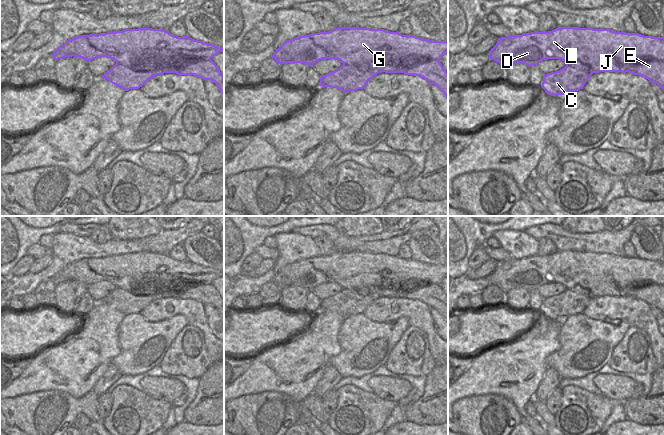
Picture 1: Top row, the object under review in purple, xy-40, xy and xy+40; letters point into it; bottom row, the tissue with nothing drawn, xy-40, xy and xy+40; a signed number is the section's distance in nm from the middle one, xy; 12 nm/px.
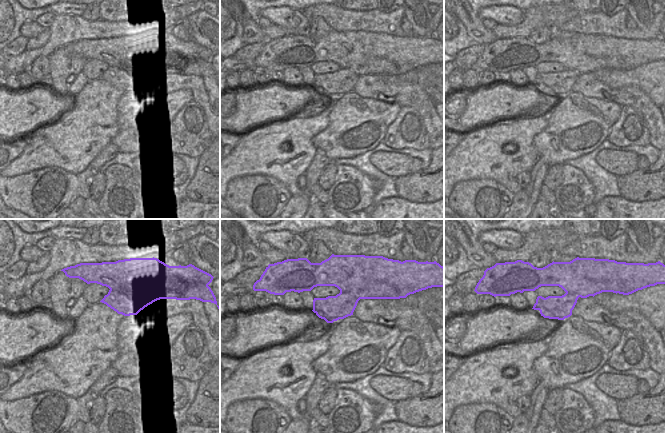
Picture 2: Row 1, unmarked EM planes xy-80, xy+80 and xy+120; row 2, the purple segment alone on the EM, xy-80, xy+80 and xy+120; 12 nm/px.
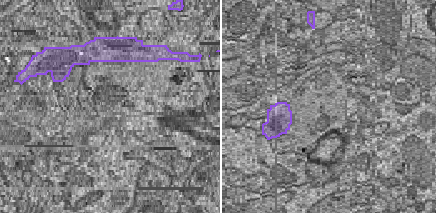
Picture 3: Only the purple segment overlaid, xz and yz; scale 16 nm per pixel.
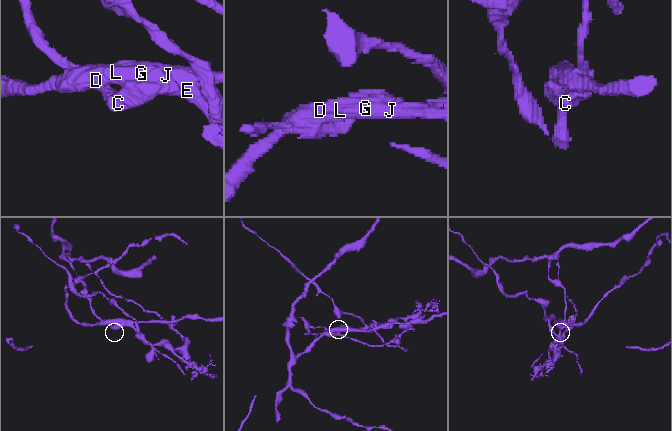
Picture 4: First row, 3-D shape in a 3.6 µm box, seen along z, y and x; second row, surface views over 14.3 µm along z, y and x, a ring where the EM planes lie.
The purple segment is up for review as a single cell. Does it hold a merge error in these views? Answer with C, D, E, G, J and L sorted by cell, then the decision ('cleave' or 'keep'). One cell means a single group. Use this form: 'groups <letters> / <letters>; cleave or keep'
groups C E / D G J L; cleave

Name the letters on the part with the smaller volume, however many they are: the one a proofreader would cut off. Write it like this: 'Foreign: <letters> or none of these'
Foreign: D, G, J, L

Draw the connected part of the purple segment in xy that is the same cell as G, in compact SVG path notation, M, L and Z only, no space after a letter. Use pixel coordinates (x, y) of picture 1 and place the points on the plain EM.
M338 251L328 256L312 257L287 264L276 274L272 281L280 288L304 287L312 290L322 283L338 283L343 288L350 289L360 295L369 295L366 287L374 286L379 278L391 281L391 289L412 289L413 285L440 284L448 277L447 265L422 263L414 259L402 259L384 253L370 253L358 251Z

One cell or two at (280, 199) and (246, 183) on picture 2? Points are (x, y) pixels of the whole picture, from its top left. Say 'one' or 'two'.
one

